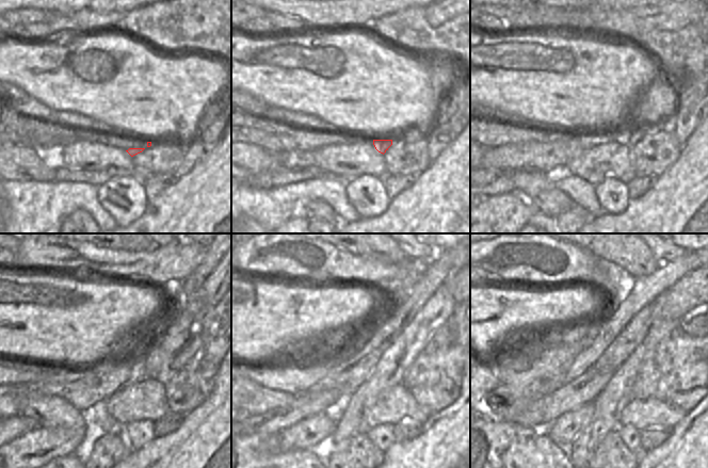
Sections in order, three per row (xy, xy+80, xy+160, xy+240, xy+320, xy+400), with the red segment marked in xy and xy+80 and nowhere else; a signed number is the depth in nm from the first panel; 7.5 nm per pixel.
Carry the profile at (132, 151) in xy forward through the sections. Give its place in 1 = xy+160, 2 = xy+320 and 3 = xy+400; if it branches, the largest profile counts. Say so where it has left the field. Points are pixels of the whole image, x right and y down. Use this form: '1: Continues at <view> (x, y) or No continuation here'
1: Continues at xy+160 (630, 135)
2: Continues at xy+320 (446, 335)
3: Continues at xy+400 (687, 326).

